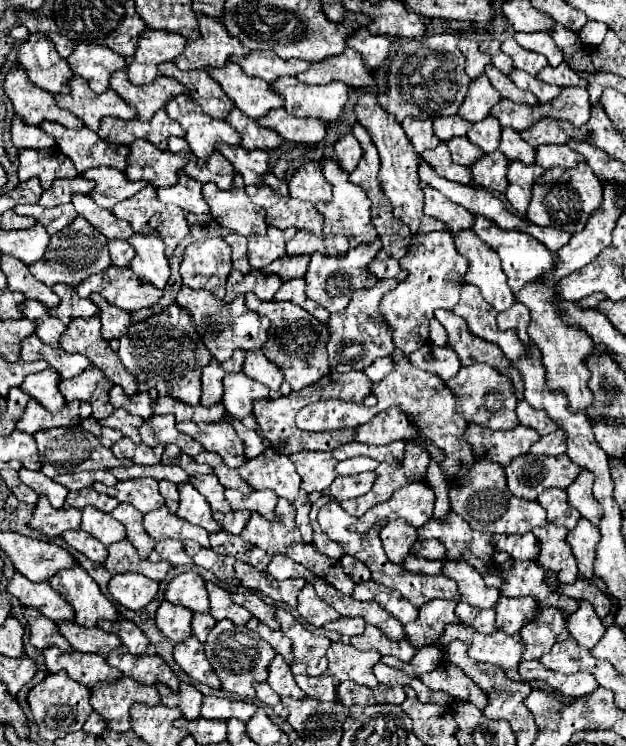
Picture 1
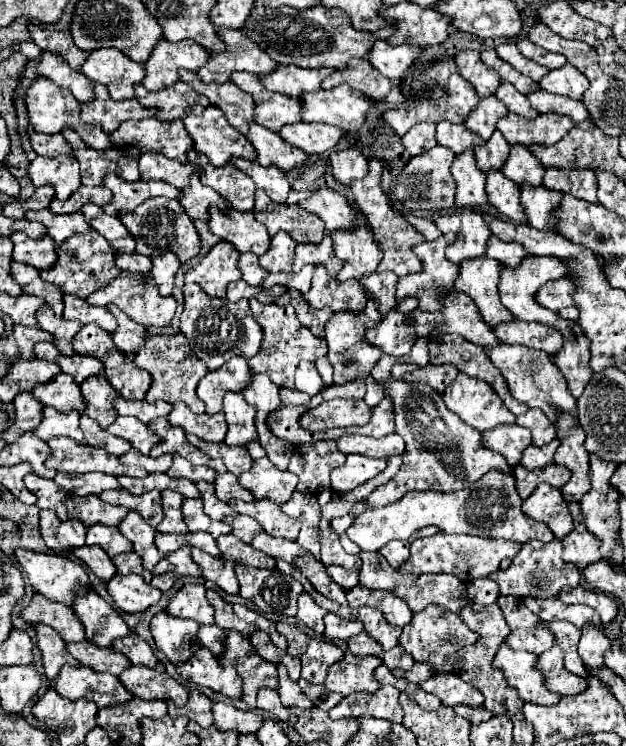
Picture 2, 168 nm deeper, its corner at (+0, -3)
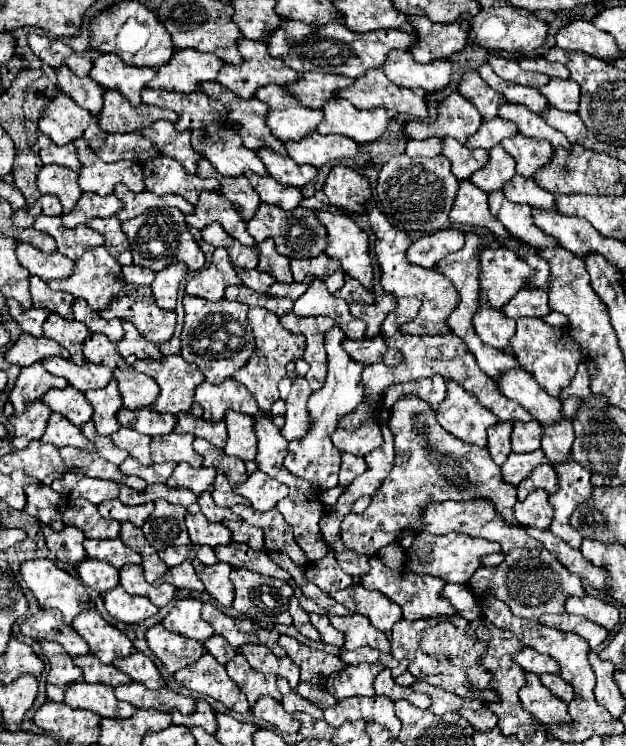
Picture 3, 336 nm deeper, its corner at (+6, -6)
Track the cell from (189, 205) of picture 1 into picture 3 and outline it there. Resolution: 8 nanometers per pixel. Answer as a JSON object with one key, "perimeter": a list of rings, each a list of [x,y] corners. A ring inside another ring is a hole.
{"perimeter":[[[201,194],[201,202],[195,204],[195,214],[185,216],[185,222],[197,230],[219,222],[227,230],[227,234],[239,240],[243,246],[255,246],[255,240],[253,236],[249,236],[245,222],[239,214],[235,214],[235,206],[223,194]]]}

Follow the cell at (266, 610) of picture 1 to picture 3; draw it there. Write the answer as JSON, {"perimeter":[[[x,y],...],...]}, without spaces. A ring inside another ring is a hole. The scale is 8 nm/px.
{"perimeter":[[[257,630],[257,636],[259,636],[259,642],[265,644],[277,658],[285,658],[285,650],[277,644],[277,638],[279,638],[279,632],[277,630]]]}

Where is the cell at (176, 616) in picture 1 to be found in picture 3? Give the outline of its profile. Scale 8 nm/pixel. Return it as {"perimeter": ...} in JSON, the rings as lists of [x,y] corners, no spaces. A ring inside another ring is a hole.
{"perimeter":[[[161,624],[149,628],[145,638],[151,652],[163,662],[169,674],[175,674],[177,670],[189,666],[203,654],[203,644],[191,642],[191,638],[185,638],[181,634],[173,634]]]}

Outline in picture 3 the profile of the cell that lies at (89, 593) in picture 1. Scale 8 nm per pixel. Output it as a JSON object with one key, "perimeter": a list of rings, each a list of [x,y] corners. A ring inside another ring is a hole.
{"perimeter":[[[95,610],[79,614],[73,620],[73,628],[89,644],[91,654],[95,654],[103,664],[111,664],[115,658],[125,658],[133,652],[131,640],[105,622]]]}

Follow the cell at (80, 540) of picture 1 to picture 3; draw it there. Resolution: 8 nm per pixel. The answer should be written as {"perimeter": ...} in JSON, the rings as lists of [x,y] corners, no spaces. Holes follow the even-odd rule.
{"perimeter":[[[87,558],[77,566],[77,572],[79,572],[79,578],[99,594],[105,594],[107,590],[119,586],[119,570],[109,566],[107,562],[97,562]]]}

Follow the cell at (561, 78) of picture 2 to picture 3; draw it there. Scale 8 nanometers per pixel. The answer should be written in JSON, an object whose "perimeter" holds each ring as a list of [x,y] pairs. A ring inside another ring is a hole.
{"perimeter":[[[551,78],[549,84],[541,86],[541,94],[547,98],[551,106],[565,112],[577,112],[579,108],[579,84],[573,80]]]}

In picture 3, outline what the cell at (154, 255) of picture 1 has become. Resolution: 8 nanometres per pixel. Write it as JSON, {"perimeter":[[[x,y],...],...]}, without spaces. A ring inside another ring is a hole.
{"perimeter":[[[177,262],[167,266],[165,270],[155,274],[155,282],[153,282],[153,296],[159,308],[163,310],[175,310],[175,302],[177,302],[177,290],[181,280],[187,274],[187,266]]]}

